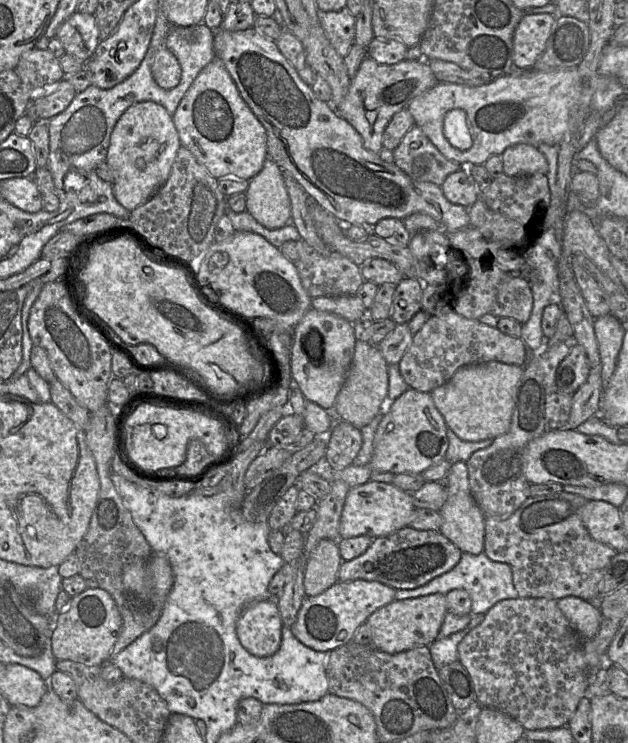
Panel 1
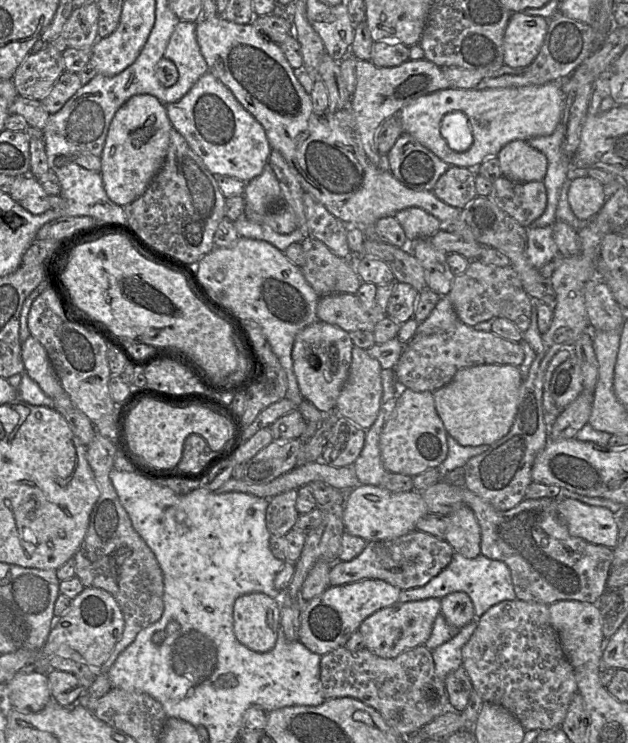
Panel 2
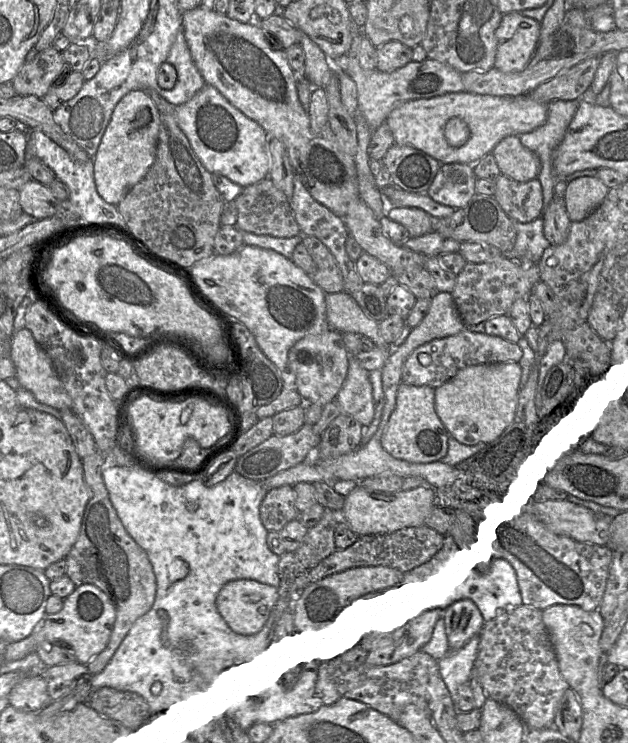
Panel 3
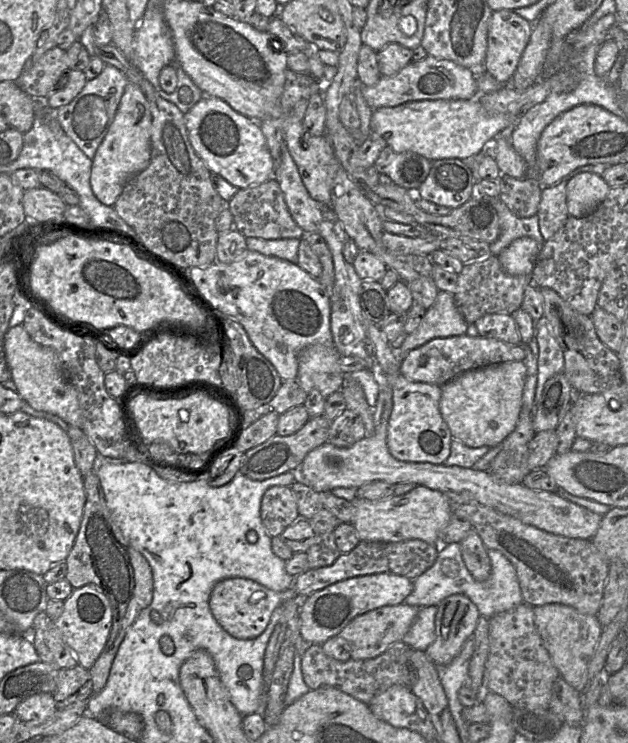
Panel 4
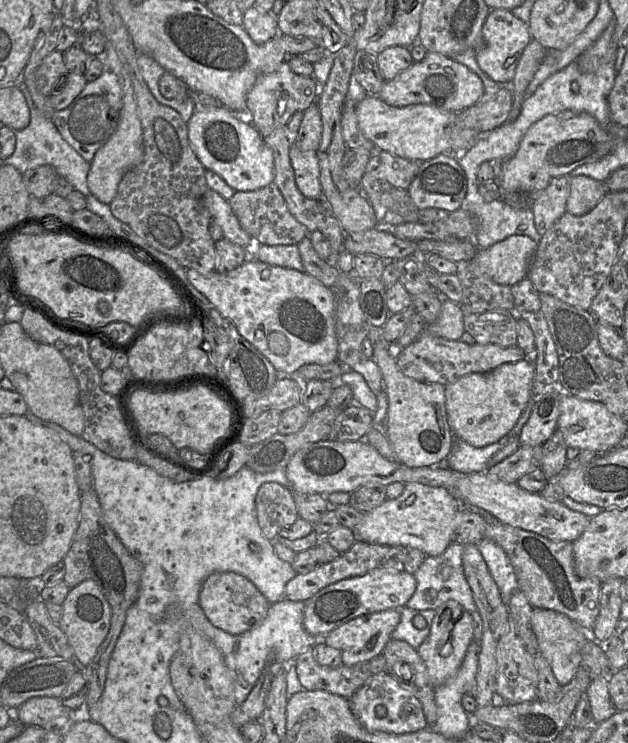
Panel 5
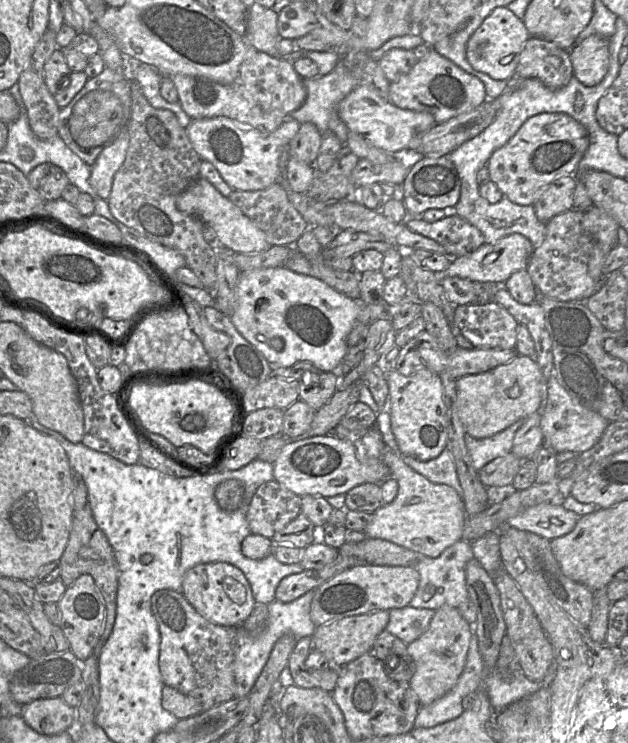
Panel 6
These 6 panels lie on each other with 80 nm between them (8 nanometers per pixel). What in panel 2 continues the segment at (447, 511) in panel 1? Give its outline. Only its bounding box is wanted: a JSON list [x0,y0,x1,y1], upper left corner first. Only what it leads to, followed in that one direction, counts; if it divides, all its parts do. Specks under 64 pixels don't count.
[445,506,481,559]

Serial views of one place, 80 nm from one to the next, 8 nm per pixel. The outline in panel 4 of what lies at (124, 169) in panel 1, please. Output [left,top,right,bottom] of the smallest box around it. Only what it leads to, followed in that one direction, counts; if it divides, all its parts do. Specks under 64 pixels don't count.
[90,82,151,206]

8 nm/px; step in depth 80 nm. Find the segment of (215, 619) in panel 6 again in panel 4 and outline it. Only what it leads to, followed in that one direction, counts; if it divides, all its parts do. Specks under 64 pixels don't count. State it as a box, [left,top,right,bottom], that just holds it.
[209,578,294,640]

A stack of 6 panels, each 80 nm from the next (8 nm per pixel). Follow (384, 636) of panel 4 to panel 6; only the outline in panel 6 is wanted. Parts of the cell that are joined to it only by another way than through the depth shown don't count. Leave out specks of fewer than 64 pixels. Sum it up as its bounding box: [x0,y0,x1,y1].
[311,611,389,668]

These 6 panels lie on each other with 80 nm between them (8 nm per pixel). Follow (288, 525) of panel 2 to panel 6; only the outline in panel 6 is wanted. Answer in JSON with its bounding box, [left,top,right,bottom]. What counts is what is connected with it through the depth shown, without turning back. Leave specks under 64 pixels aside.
[246,480,301,539]

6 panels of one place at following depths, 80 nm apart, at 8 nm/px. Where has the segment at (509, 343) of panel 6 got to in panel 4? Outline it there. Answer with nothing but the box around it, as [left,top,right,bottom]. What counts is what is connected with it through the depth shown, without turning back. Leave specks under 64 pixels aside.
[473,314,521,344]

